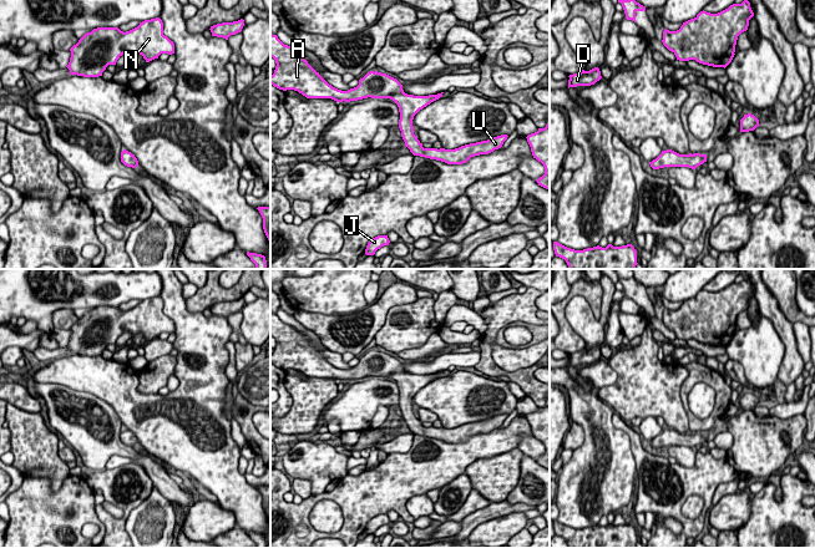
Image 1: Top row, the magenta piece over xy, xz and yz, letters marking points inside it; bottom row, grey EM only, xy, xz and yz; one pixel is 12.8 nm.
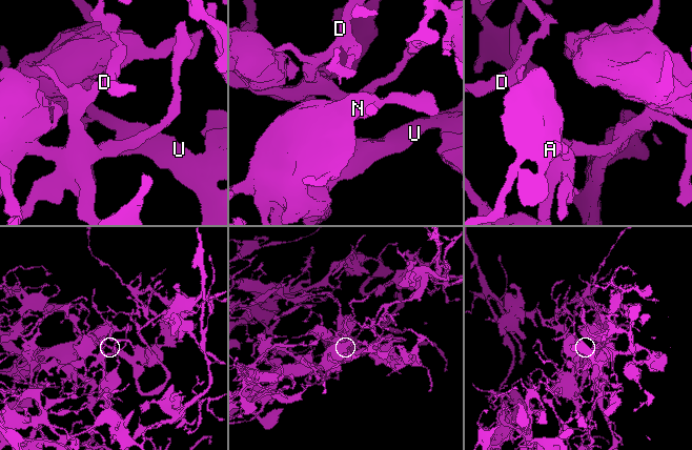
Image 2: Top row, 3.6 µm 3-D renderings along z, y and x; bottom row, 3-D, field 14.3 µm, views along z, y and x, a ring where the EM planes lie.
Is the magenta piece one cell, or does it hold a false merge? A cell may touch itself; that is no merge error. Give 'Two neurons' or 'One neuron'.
One neuron

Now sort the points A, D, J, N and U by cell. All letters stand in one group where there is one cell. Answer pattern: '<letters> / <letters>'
A D J N U

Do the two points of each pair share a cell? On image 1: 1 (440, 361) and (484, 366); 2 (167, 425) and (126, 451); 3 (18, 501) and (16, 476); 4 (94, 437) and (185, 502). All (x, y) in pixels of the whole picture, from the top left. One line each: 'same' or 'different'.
1: different
2: different
3: different
4: same

